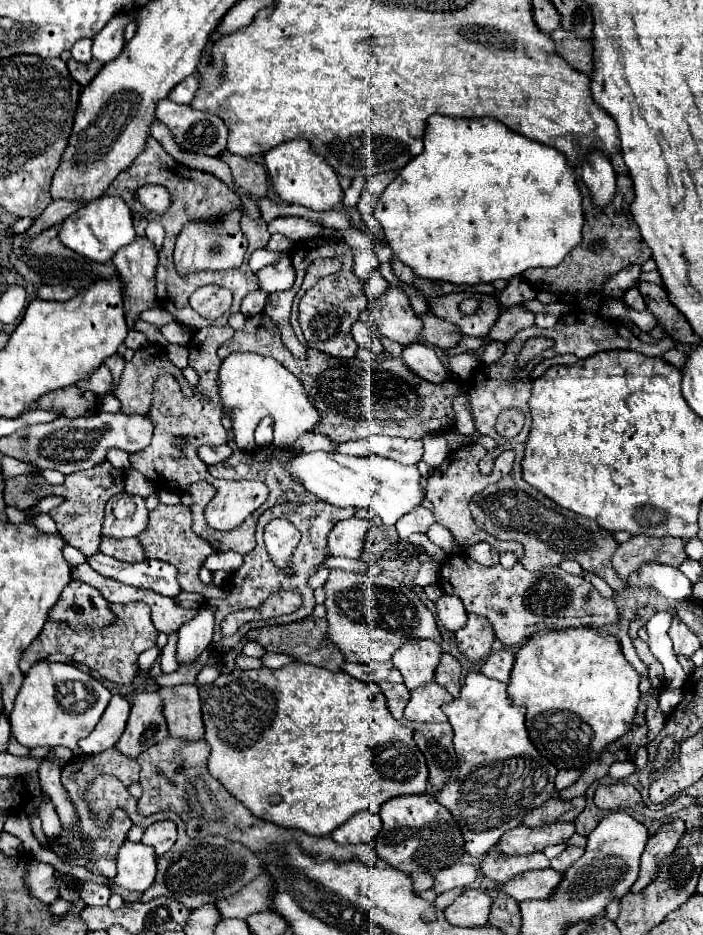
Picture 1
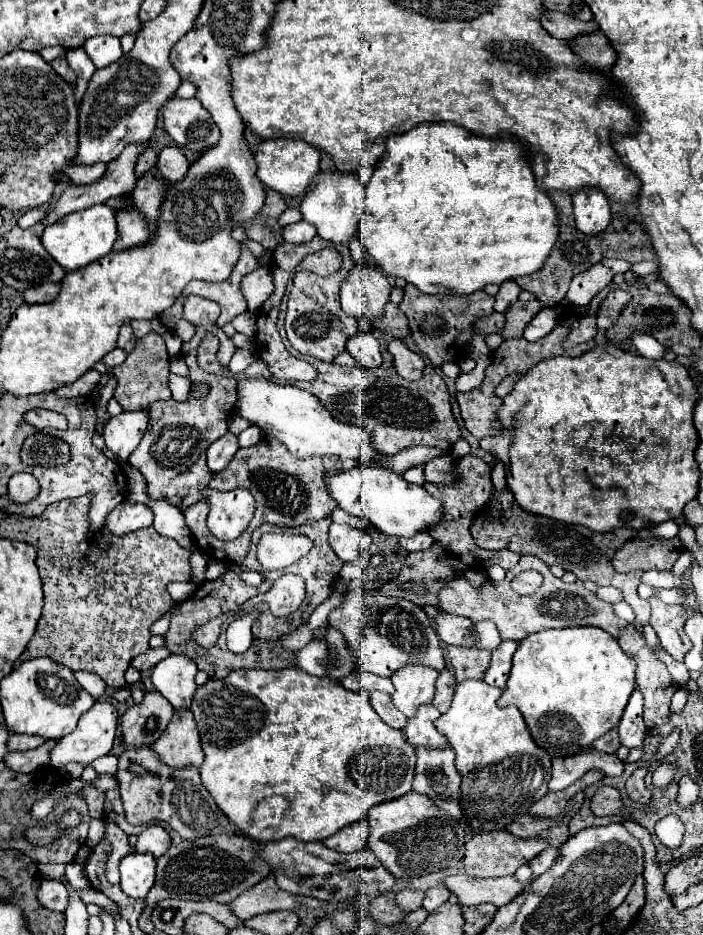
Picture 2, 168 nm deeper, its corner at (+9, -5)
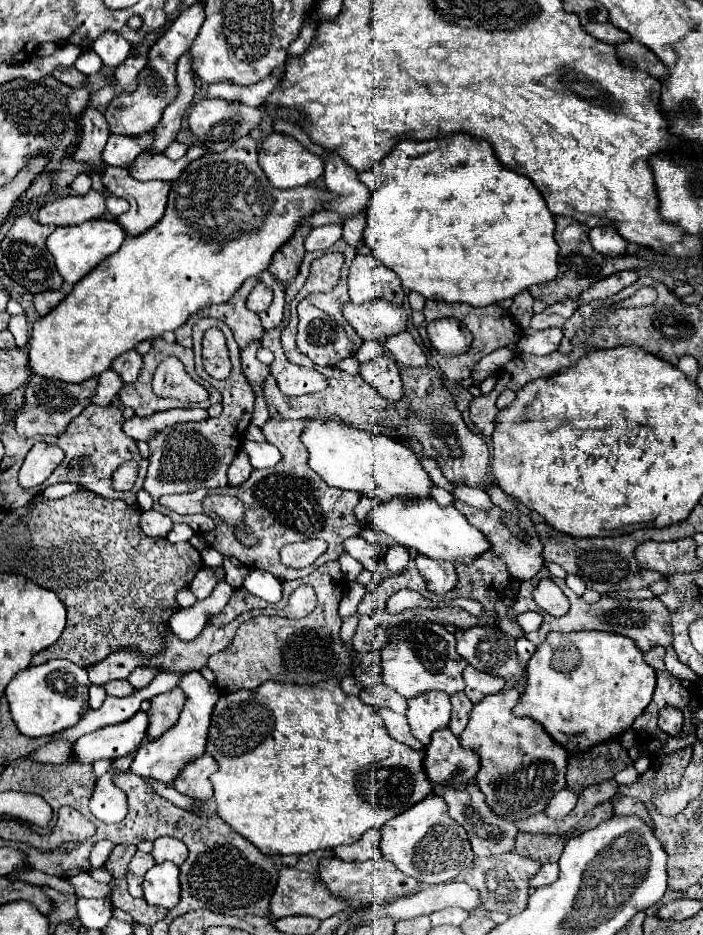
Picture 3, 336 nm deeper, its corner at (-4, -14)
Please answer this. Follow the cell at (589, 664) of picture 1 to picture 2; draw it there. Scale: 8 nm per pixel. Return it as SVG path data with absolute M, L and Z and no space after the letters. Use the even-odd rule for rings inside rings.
M568 627L568 629L548 629L528 635L514 653L512 671L508 685L498 699L498 707L514 705L522 711L526 725L534 741L554 755L574 755L584 747L592 745L598 737L618 725L624 705L634 691L636 663L622 651L618 641L598 627Z

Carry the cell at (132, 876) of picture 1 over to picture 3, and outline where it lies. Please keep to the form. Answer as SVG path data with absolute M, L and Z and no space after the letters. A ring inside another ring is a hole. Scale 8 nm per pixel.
M171 862L155 864L147 870L143 880L143 898L151 906L163 906L171 910L179 902L179 886L177 886L177 866Z

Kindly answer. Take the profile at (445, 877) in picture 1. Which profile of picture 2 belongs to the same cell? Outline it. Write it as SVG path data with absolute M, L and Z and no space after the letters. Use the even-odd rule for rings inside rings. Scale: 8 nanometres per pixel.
M430 887L428 891L426 891L426 897L424 897L424 909L430 913L430 911L434 911L434 909L438 909L440 905L444 905L444 903L448 903L448 899L450 899L450 893L448 893L448 889L444 889L444 887Z

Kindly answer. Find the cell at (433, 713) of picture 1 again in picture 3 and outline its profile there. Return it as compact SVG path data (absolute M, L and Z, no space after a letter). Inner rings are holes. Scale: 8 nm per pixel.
M443 728L433 732L431 744L425 748L423 766L431 782L463 784L475 778L479 758L473 750L465 750L449 728Z

